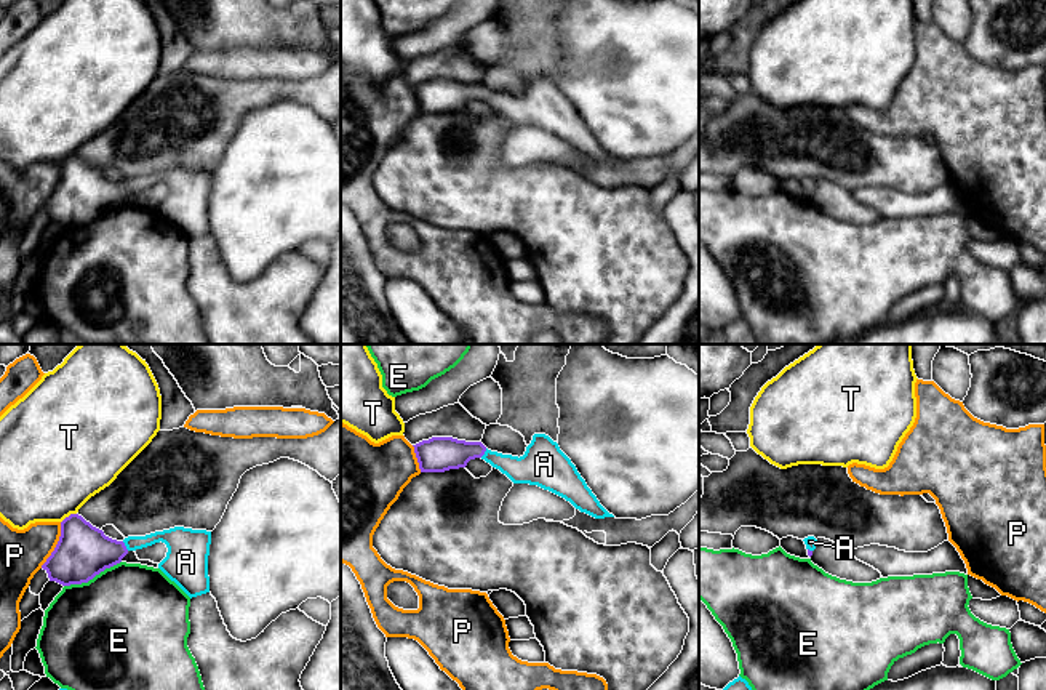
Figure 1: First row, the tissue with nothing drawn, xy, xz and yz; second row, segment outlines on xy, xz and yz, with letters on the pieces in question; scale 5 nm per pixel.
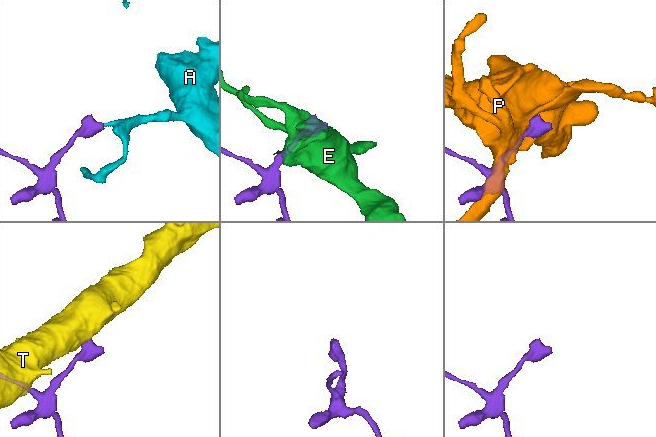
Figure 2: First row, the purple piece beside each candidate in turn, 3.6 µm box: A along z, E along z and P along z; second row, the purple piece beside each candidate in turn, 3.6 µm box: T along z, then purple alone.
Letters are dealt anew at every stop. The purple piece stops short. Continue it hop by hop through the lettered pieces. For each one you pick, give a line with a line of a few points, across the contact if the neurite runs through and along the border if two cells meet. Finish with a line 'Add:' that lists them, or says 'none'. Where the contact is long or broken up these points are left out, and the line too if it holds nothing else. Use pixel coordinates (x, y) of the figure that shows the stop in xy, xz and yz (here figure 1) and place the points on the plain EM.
A: Line: xy (83, 192), (115, 192), (125, 188), (152, 180), (173, 180)
Add: A

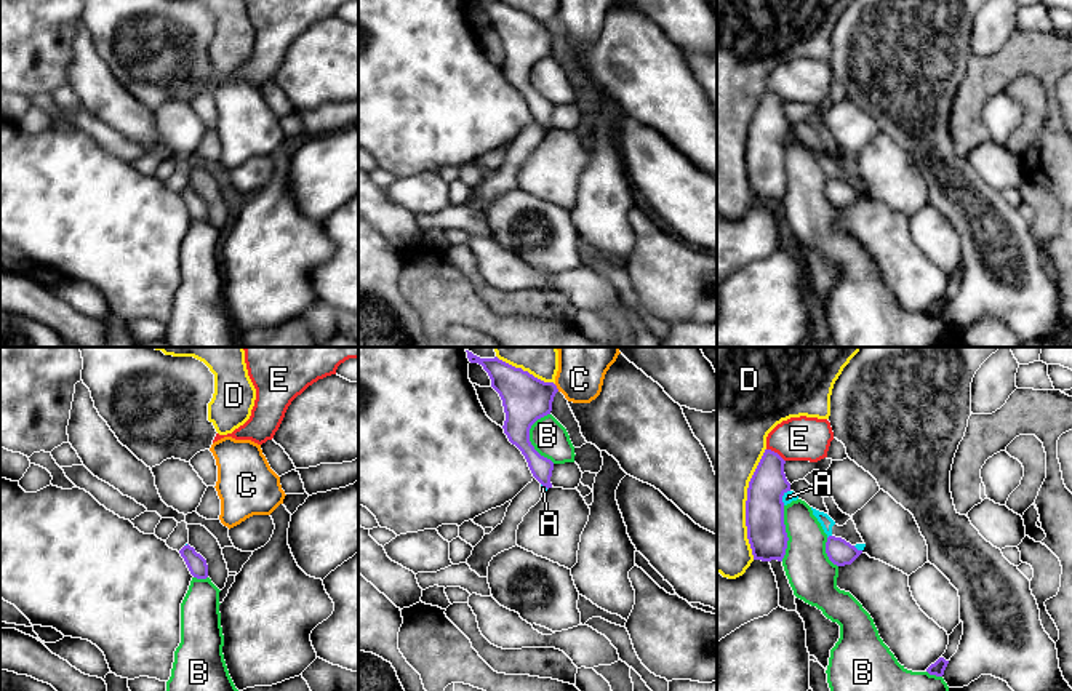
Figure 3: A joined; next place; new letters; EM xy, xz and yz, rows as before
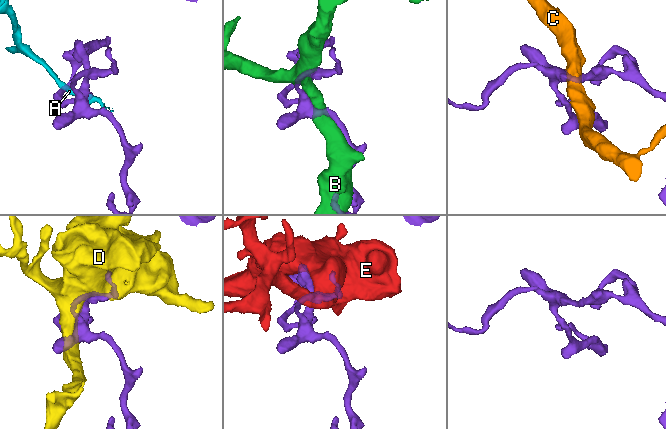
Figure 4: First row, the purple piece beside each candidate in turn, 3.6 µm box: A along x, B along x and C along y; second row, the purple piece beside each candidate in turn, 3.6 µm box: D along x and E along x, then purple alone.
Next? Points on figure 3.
Add: none

